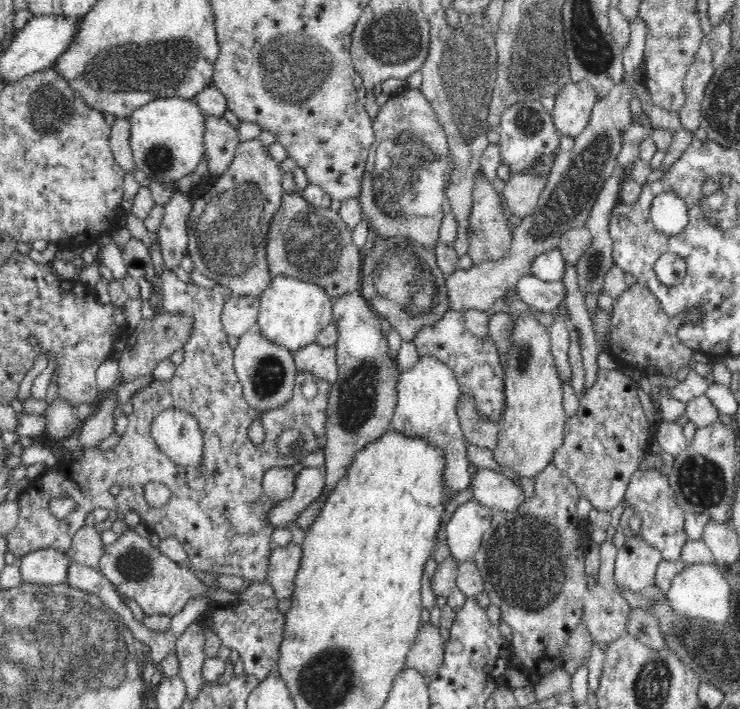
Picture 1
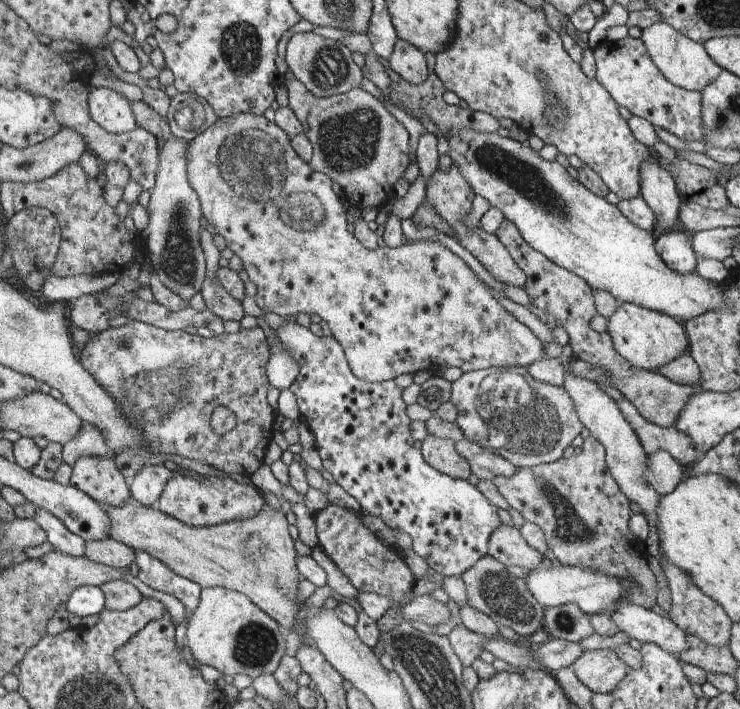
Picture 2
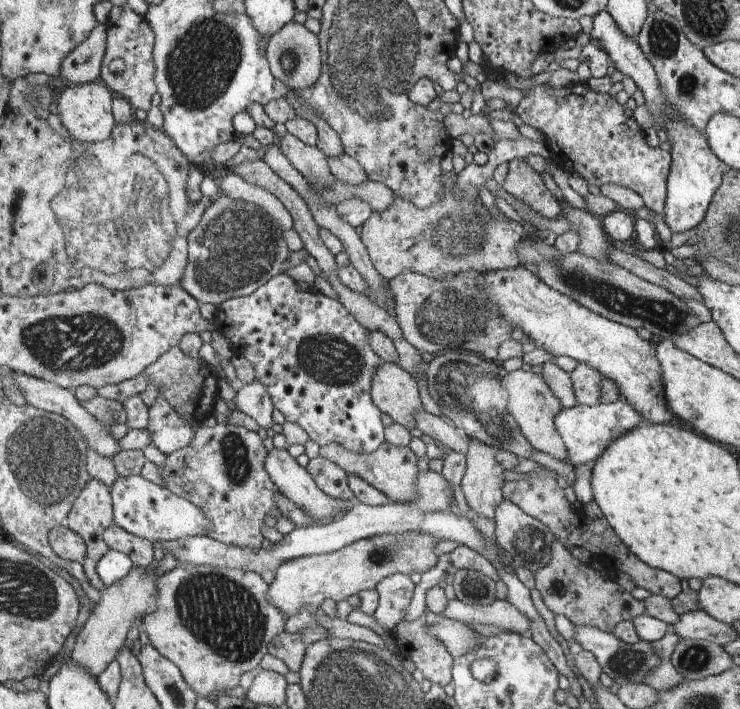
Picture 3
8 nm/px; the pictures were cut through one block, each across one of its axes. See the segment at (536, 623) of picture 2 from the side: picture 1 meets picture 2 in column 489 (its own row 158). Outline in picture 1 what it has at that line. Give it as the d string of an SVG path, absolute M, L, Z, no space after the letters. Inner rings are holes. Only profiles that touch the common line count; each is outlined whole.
M622 81L613 86L605 97L597 99L587 127L573 138L571 154L556 157L546 188L538 199L538 206L520 222L520 226L513 229L508 252L494 262L482 262L468 269L458 268L450 276L445 276L448 310L488 310L496 299L512 291L520 278L531 274L530 264L539 254L557 248L562 233L586 226L590 210L596 204L604 182L616 173L618 154L624 142L622 133L632 124L633 116L629 107L633 98L632 86Z

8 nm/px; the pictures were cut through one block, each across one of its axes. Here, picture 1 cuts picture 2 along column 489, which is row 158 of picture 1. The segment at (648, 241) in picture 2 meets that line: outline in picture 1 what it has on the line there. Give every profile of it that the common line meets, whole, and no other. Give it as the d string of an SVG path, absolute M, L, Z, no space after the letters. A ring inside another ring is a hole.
M152 99L128 114L129 140L135 166L150 181L174 182L188 176L207 157L204 147L206 117L195 99Z

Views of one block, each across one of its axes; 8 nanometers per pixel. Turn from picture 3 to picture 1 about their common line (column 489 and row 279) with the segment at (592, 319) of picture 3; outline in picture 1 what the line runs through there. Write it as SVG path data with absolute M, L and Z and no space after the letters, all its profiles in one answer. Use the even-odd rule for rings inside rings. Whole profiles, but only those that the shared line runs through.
M283 275L272 276L271 282L259 299L260 312L255 329L268 341L283 346L291 353L315 342L316 335L332 322L333 300L314 283L298 281Z

